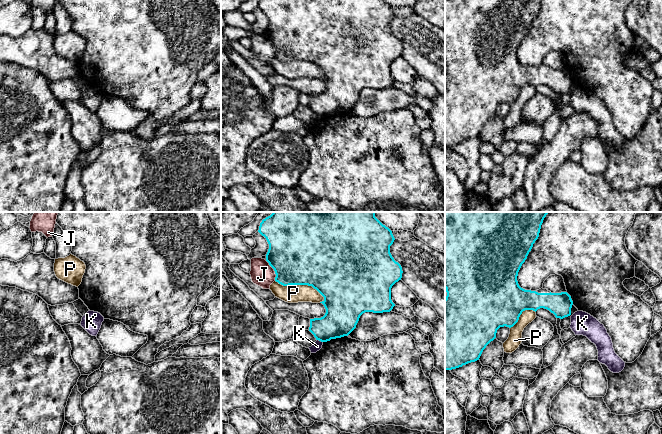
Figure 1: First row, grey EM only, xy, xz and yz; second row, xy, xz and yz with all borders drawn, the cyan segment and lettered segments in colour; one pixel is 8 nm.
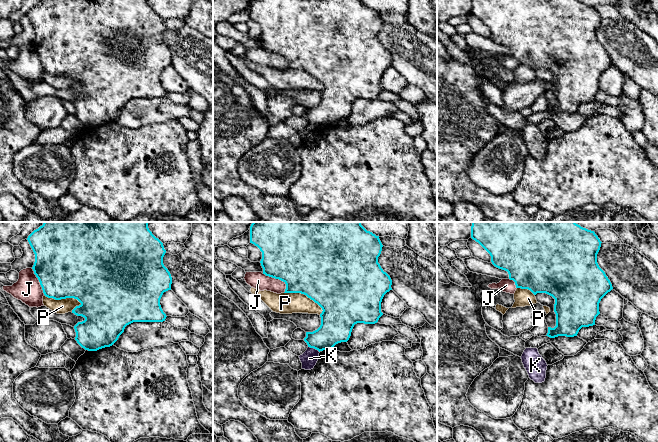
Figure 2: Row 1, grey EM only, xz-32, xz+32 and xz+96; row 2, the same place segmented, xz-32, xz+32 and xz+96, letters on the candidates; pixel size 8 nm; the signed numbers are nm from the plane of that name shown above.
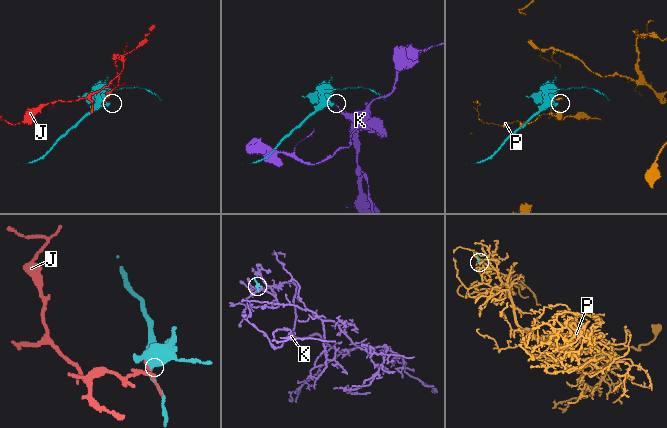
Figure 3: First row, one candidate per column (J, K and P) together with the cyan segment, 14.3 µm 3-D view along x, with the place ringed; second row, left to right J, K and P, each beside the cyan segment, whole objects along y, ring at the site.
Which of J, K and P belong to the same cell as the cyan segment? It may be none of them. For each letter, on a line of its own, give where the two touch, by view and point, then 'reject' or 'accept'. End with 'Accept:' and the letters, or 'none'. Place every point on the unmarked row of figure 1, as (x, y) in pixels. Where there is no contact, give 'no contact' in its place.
J: xz (274, 46) | reject
K: xz (320, 116) | reject
P: xz (301, 60) | reject
Accept: none

